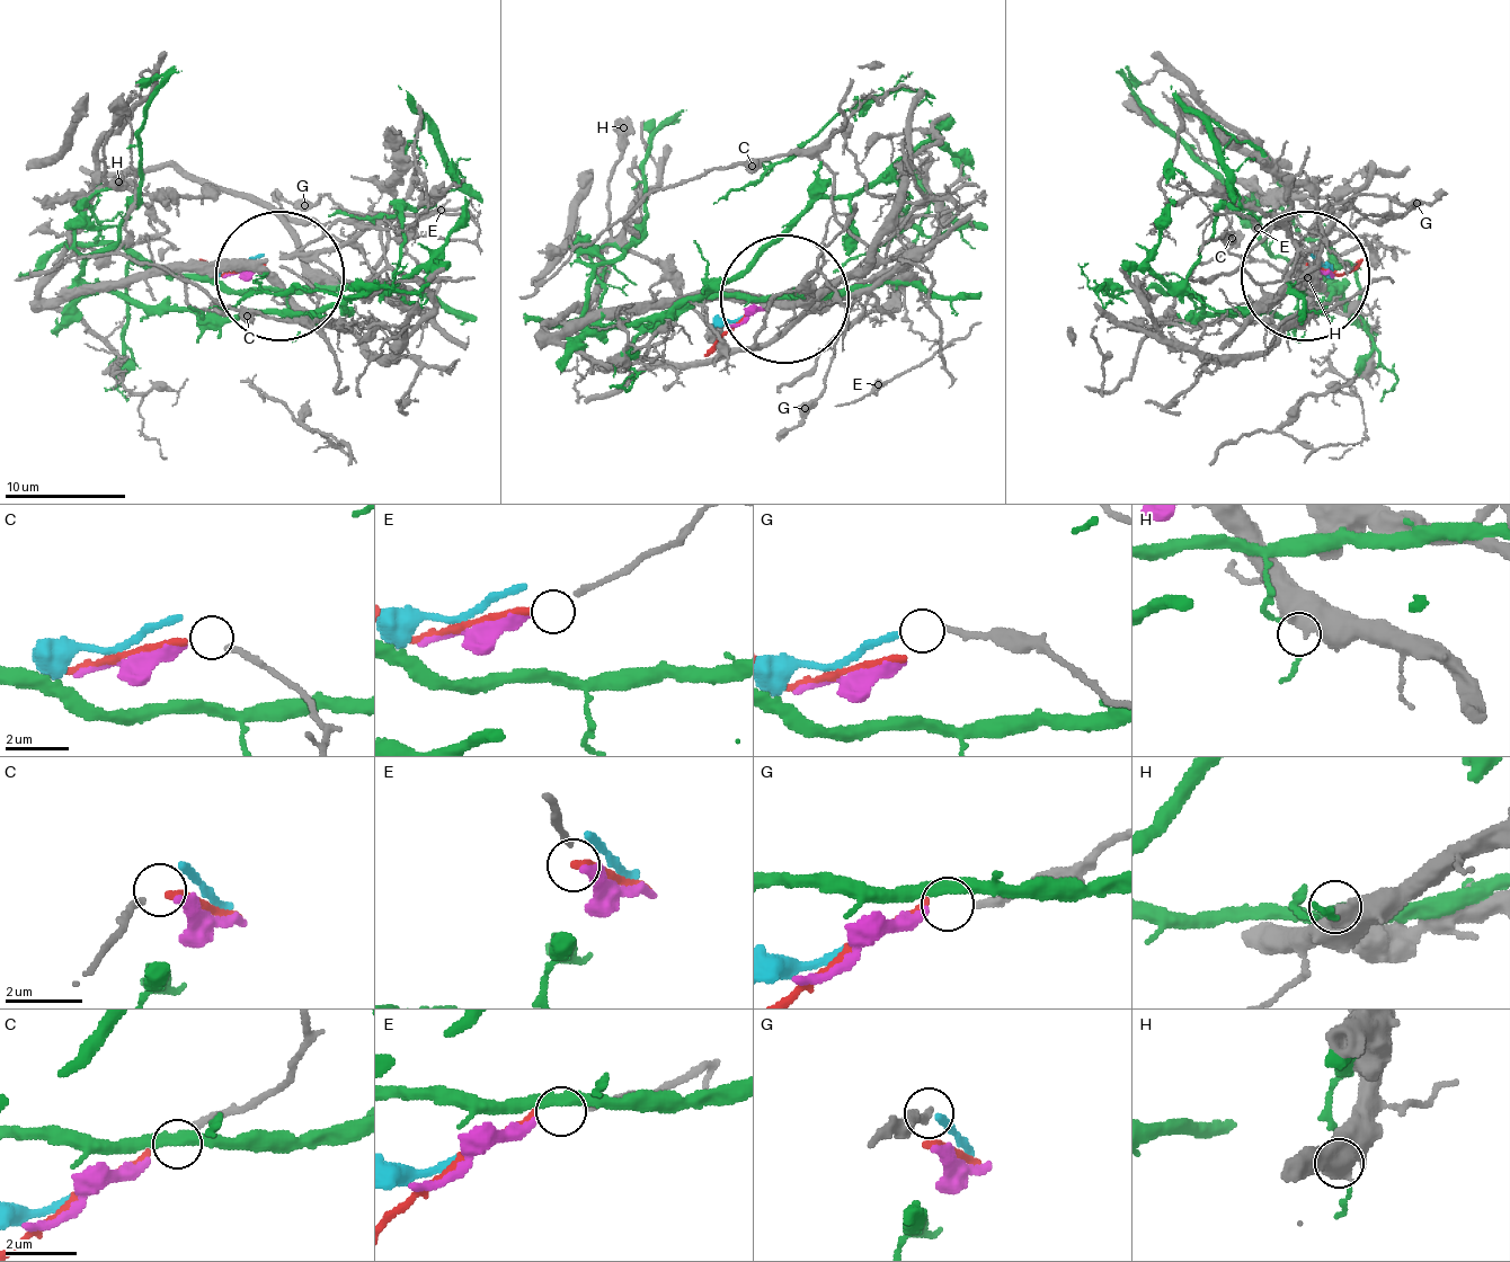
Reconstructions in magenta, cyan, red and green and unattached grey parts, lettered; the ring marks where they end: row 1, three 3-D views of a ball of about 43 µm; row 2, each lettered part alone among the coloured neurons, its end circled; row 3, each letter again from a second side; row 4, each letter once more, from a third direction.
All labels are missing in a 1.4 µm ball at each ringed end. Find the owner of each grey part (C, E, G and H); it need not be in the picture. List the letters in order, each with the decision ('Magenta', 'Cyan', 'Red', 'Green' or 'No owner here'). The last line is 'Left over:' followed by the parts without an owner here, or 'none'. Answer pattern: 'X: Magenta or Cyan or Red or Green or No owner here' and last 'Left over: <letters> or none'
C: Red
E: Magenta
G: Cyan
H: No owner here
Left over: H

